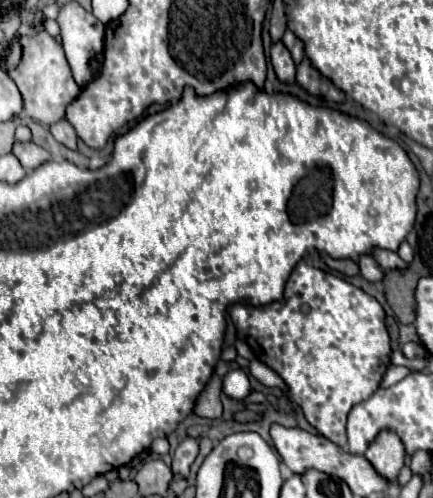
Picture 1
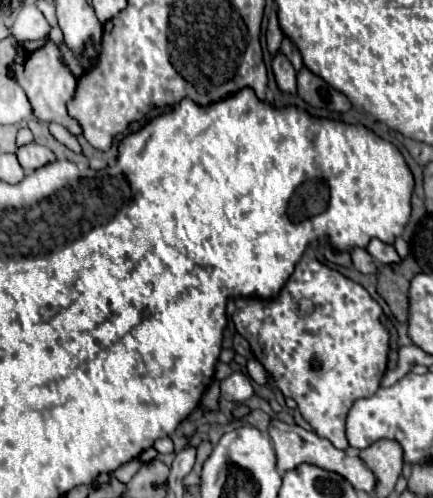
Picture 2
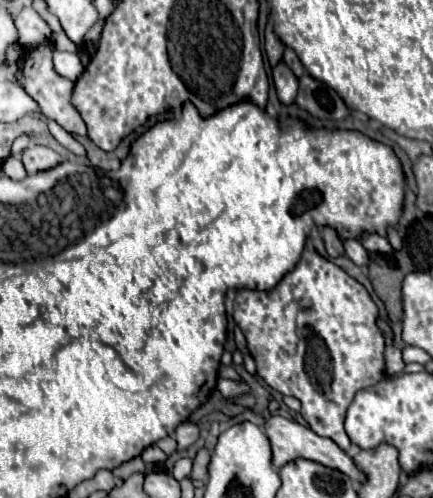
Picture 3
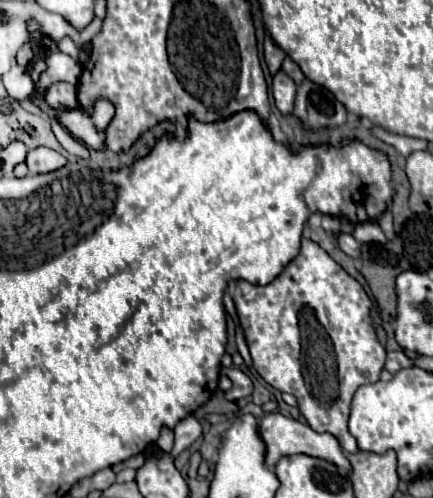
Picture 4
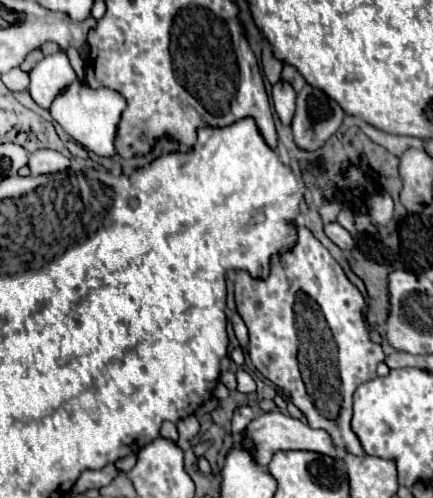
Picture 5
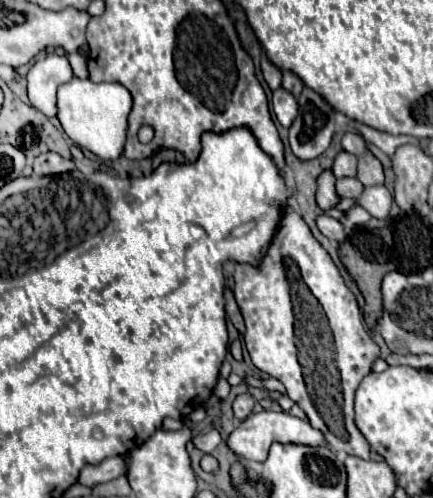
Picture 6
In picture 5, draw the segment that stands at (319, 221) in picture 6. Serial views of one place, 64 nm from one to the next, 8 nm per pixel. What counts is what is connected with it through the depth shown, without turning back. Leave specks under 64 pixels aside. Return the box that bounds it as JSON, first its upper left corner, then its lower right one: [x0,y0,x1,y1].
[324,222,354,252]

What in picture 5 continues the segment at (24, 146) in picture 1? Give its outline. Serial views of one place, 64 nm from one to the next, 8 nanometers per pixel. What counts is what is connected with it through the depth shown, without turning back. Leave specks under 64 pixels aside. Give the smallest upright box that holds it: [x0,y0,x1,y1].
[28,150,70,176]

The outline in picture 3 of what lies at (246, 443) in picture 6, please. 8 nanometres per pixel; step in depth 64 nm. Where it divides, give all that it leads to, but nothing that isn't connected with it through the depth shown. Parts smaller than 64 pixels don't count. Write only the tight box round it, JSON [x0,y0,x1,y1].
[264,416,364,482]

